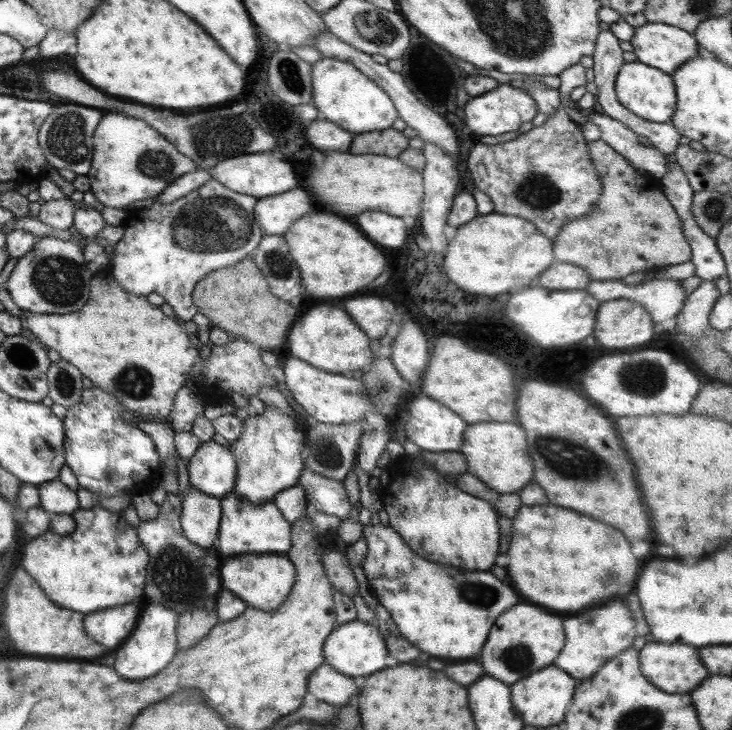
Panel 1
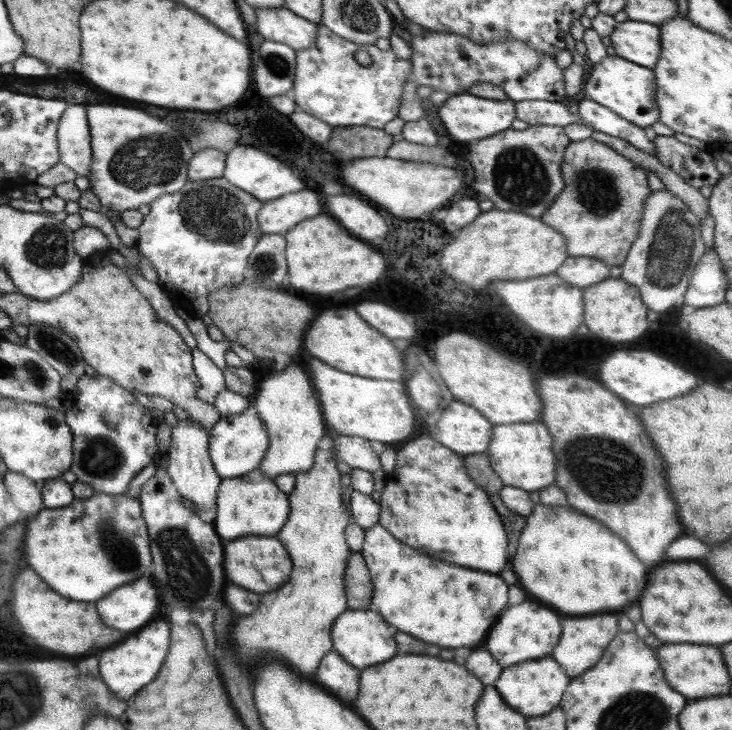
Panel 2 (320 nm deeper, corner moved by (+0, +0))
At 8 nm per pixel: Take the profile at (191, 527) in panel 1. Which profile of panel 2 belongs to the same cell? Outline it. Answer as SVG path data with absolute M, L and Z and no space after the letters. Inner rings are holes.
M177 419L177 424L170 428L170 432L170 445L166 450L169 458L166 471L171 482L183 498L193 502L195 513L213 511L216 508L216 490L222 478L215 472L209 456L208 430L195 421L187 422Z

